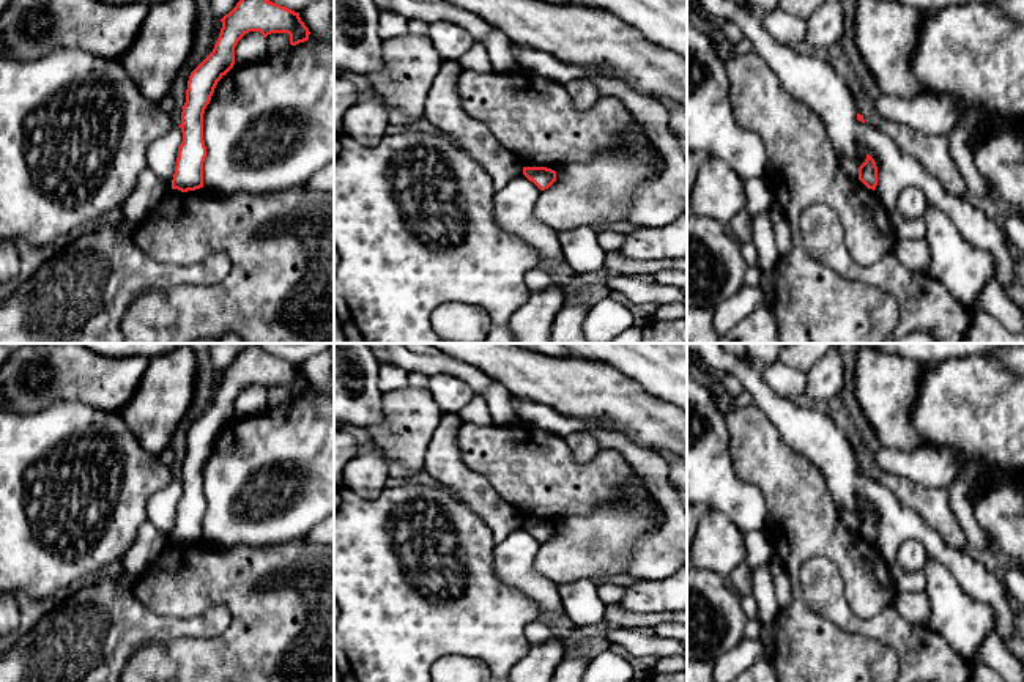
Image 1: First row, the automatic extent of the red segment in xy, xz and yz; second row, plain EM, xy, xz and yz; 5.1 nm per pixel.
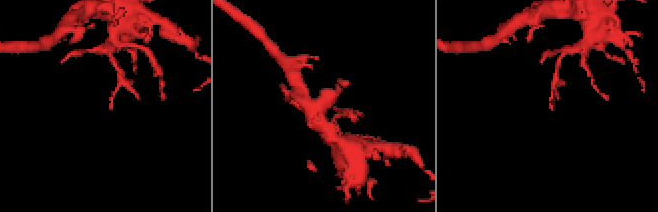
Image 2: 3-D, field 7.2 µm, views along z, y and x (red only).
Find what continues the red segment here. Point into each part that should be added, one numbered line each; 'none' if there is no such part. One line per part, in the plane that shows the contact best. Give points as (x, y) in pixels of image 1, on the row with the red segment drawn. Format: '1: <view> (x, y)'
none

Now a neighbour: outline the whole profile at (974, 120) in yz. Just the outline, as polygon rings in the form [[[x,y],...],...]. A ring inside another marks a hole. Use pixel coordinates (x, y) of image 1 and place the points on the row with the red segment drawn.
[[[963,106],[958,126],[966,129],[974,137],[989,126],[989,117],[980,107]]]

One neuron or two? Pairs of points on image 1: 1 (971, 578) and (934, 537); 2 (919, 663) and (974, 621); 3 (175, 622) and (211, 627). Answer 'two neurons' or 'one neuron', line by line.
1: one neuron
2: two neurons
3: one neuron

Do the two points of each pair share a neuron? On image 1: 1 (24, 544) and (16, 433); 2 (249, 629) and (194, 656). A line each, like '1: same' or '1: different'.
1: same
2: same

